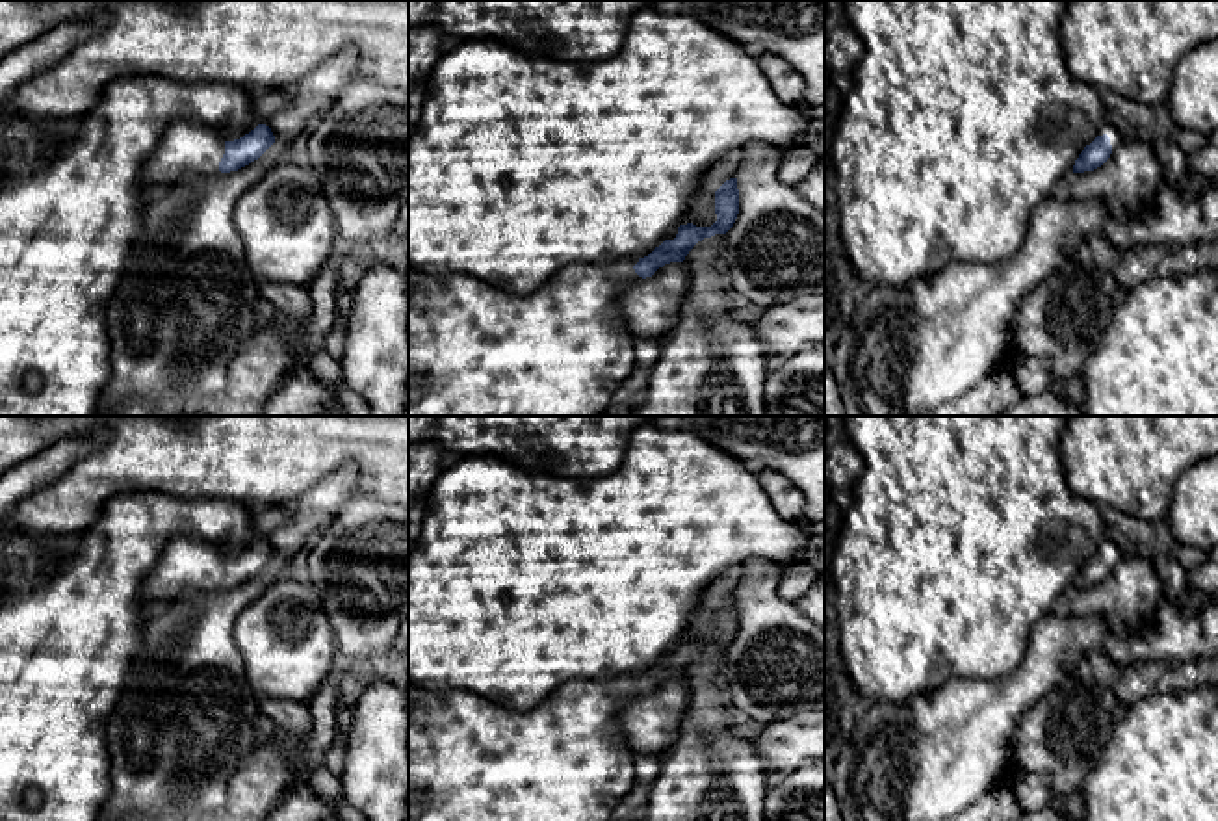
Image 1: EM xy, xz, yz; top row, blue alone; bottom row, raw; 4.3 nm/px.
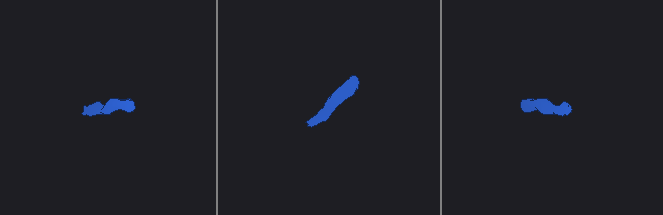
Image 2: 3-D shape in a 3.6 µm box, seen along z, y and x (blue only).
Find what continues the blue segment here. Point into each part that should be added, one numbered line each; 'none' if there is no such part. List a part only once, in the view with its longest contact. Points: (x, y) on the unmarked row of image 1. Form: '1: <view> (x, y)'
1: xy (188, 561)

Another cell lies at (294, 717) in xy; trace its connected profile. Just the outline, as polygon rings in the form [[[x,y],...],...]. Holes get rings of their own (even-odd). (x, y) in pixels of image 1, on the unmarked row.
[[[256,695],[260,713],[269,717],[288,739],[303,739],[314,730],[310,704]]]

